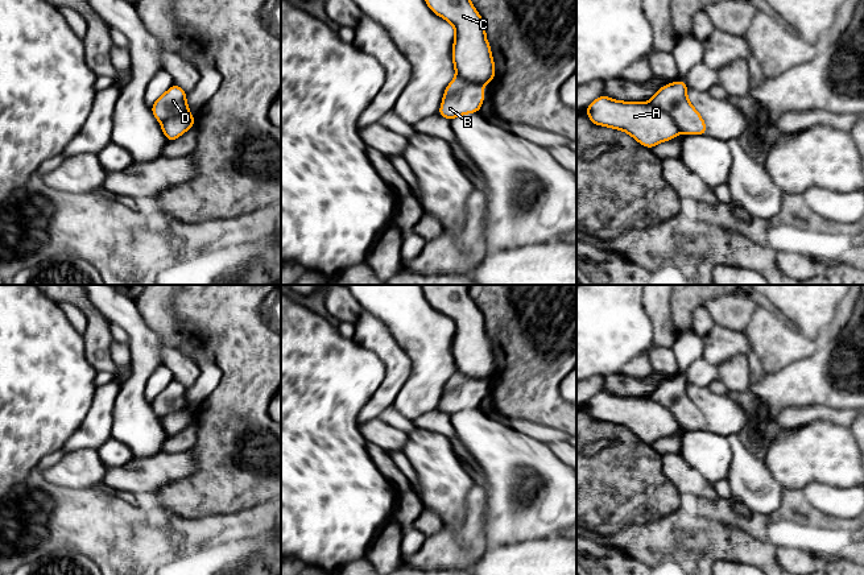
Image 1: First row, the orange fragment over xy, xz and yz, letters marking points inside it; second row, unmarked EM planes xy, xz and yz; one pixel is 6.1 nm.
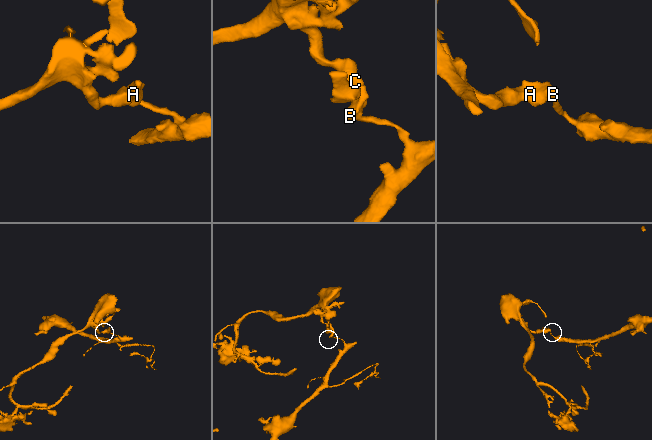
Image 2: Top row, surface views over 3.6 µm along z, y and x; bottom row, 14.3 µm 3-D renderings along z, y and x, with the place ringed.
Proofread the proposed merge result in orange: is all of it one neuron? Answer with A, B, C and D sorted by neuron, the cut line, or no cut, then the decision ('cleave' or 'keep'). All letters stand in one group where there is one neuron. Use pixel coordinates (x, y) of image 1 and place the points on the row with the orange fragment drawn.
groups A C / B D; cut yz (650, 102), (662, 108), (681, 131); cleave

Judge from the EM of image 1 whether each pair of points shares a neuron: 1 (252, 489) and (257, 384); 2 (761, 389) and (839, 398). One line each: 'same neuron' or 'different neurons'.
1: same neuron
2: same neuron

